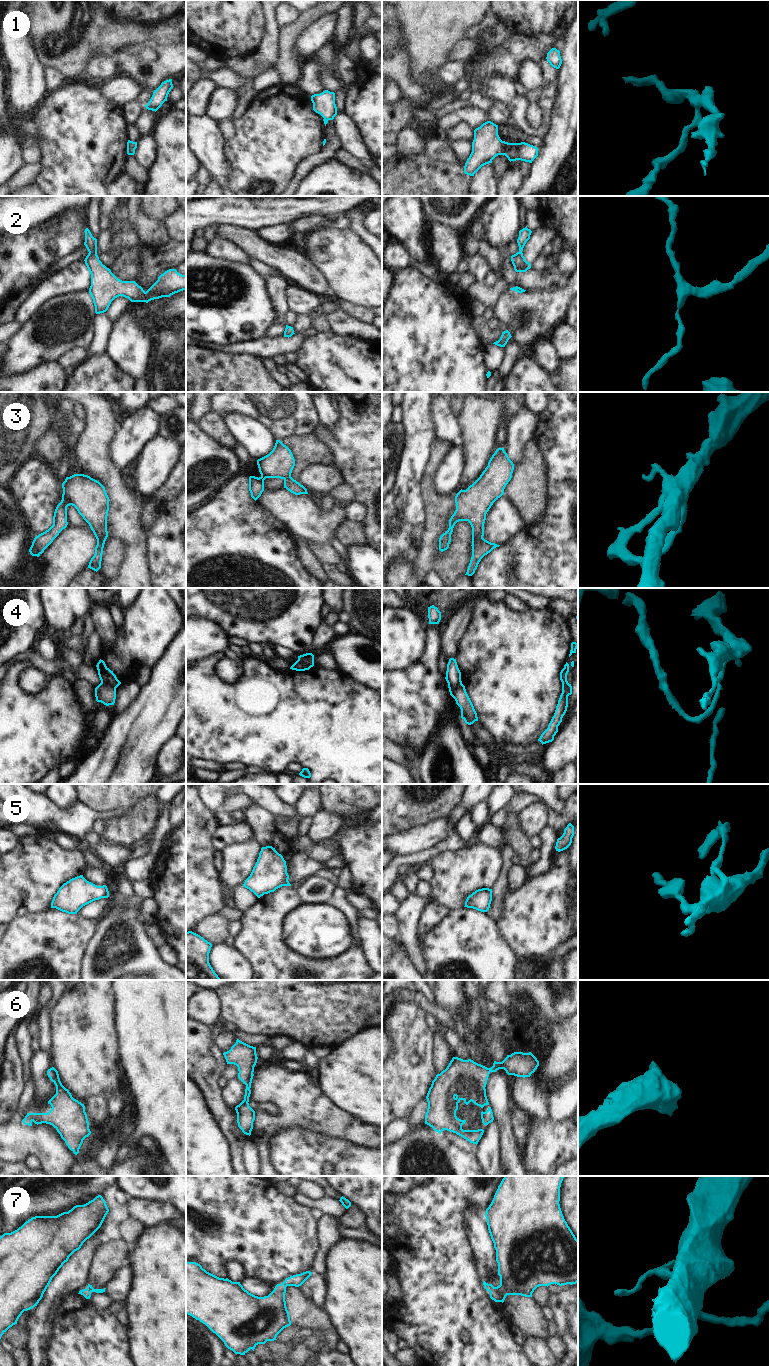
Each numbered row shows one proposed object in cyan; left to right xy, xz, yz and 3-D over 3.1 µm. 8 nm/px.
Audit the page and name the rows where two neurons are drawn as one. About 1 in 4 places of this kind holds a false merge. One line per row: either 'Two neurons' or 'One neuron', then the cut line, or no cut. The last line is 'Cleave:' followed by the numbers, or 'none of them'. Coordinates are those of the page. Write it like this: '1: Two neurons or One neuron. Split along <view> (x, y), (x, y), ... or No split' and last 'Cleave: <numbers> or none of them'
1: One neuron. No split
2: One neuron. No split
3: One neuron. No split
4: Two neurons. Split along xy (101, 682), (115, 688)
5: One neuron. No split
6: One neuron. No split
7: One neuron. No split
Cleave: 4

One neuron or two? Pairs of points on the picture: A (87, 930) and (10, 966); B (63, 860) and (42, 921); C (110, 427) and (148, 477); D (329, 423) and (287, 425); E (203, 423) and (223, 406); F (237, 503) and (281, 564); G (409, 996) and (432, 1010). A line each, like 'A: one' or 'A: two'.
A: one
B: two
C: two
D: two
E: two
F: one
G: one

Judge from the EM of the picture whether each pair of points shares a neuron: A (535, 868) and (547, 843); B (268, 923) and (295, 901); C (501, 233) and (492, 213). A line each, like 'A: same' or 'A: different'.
A: same
B: same
C: same

